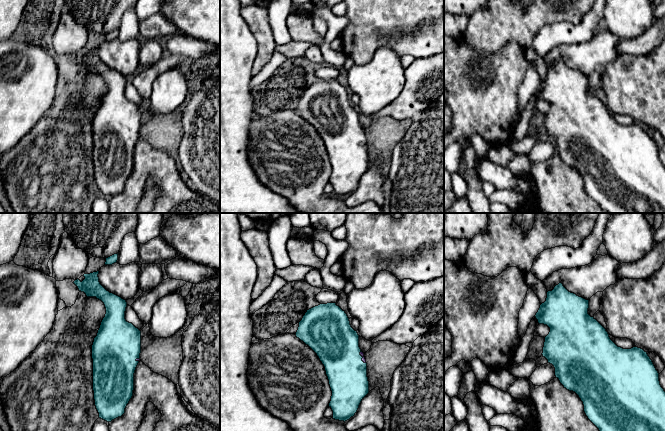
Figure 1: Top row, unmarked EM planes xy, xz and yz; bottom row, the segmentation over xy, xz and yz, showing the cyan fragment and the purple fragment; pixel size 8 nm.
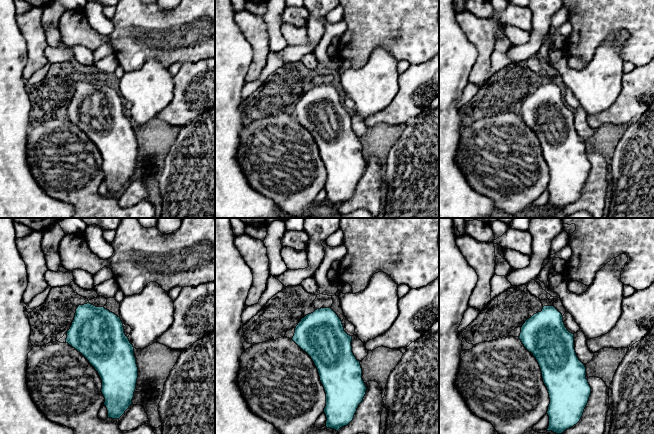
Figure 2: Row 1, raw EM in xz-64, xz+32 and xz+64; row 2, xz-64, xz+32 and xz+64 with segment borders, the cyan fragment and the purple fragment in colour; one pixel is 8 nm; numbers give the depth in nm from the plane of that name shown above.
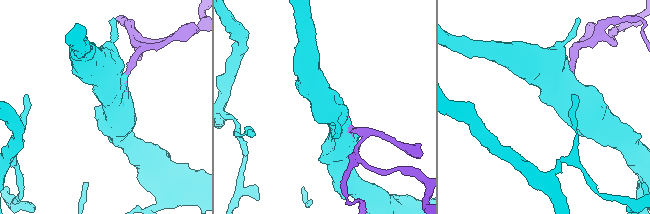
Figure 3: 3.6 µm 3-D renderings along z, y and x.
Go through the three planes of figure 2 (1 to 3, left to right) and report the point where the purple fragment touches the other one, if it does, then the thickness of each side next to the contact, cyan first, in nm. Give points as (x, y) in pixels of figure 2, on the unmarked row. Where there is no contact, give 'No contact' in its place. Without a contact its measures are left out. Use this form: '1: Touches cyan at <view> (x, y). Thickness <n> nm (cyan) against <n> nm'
1: No contact
2: No contact
3: Touches cyan at xz+64 (585, 154). Thickness 340 nm (cyan) against 20 nm

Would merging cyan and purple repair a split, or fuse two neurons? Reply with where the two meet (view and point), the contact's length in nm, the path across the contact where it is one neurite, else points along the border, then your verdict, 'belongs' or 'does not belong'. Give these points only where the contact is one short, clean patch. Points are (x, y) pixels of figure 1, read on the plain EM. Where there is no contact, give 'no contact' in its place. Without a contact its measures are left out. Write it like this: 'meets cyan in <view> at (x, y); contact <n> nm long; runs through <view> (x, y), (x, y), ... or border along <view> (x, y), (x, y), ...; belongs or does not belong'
meets cyan in xz at (362, 133); contact 110 nm long; belongs

